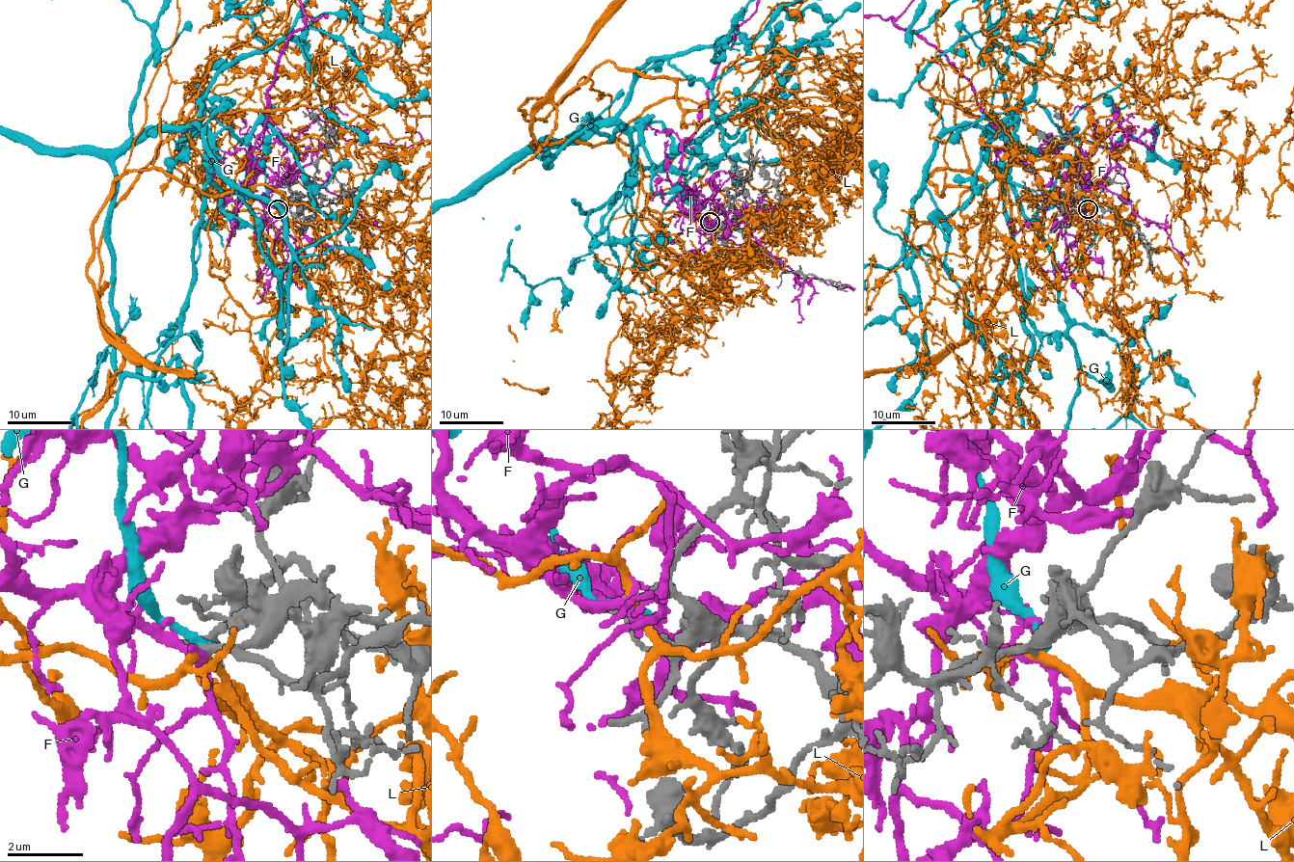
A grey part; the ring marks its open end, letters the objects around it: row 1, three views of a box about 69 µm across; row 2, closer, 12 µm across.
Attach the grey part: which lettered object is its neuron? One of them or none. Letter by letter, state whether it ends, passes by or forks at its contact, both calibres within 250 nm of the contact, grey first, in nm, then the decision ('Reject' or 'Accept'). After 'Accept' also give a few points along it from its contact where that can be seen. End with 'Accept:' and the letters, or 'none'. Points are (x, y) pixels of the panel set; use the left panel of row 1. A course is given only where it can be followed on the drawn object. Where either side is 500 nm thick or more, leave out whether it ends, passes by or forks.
F: It forks there. Thickness 170 nm (grey) against 200 nm. Accept
G: It ends there. Thickness 190 nm (grey) against 220 nm. Reject
L: It passes by. Thickness 180 nm (grey) against 220 nm. Reject
Accept: F

